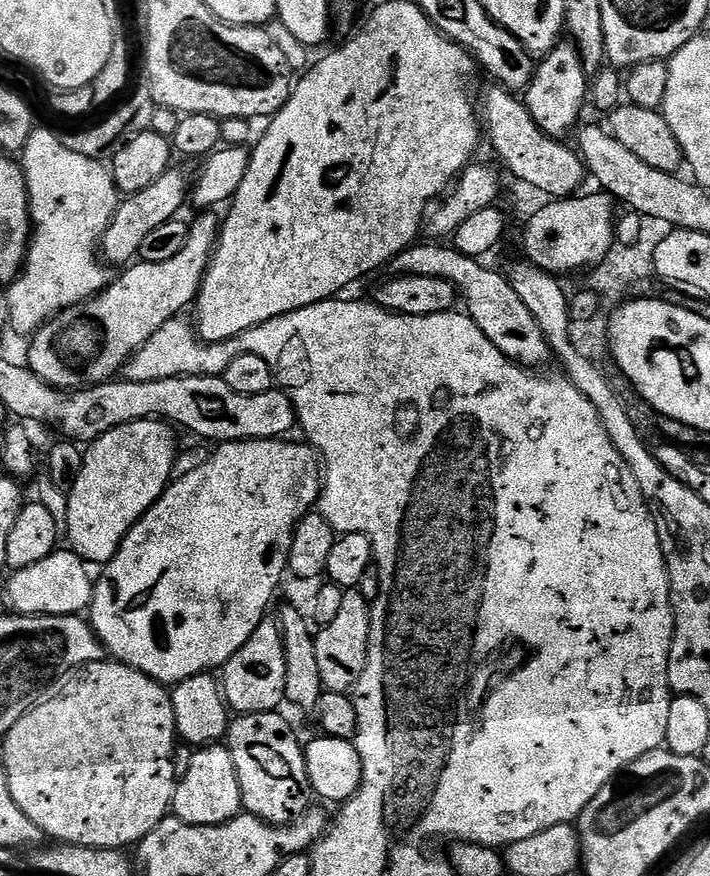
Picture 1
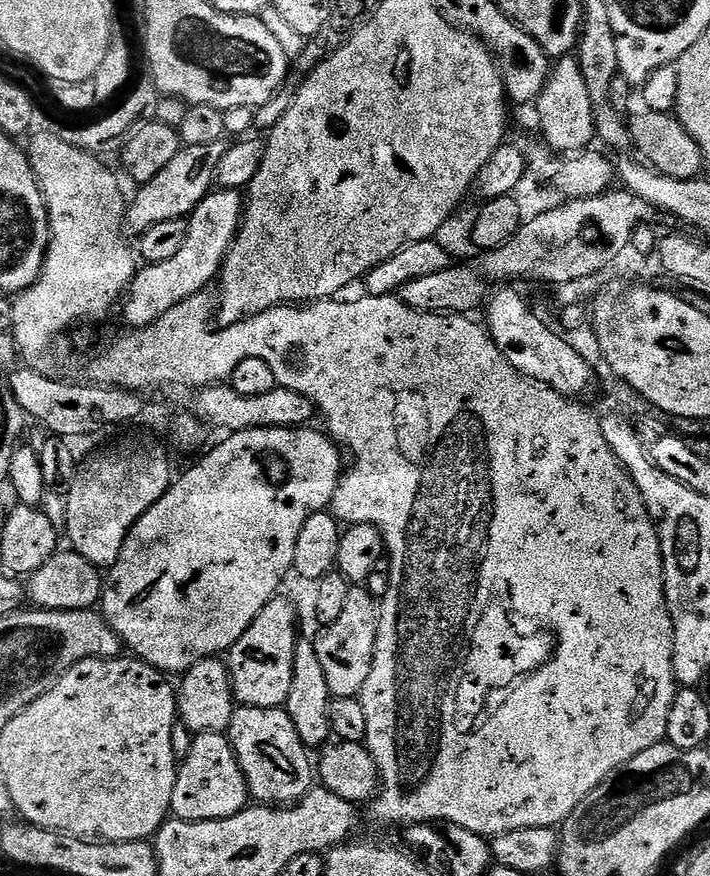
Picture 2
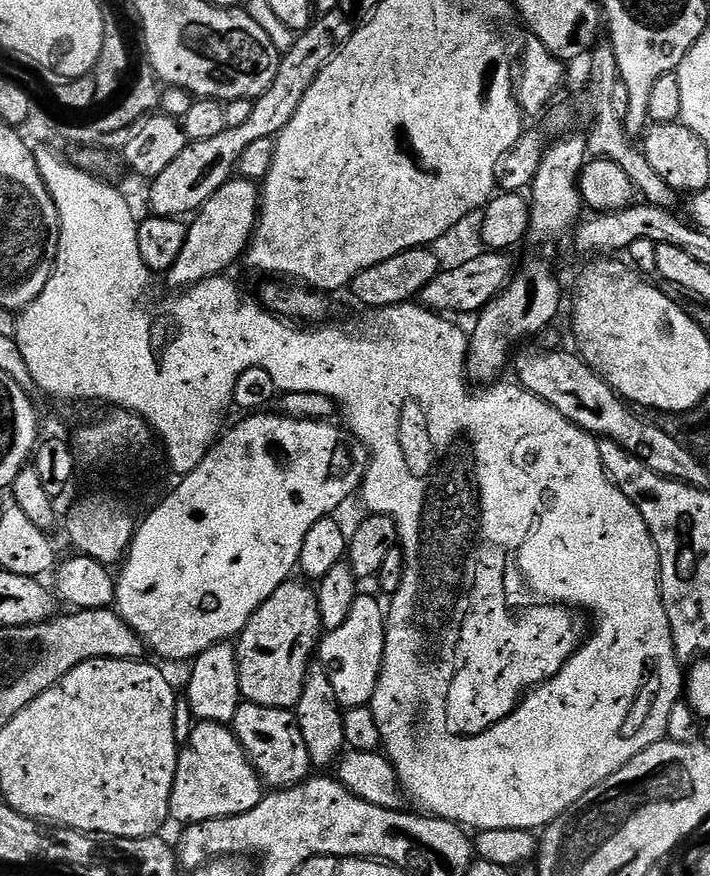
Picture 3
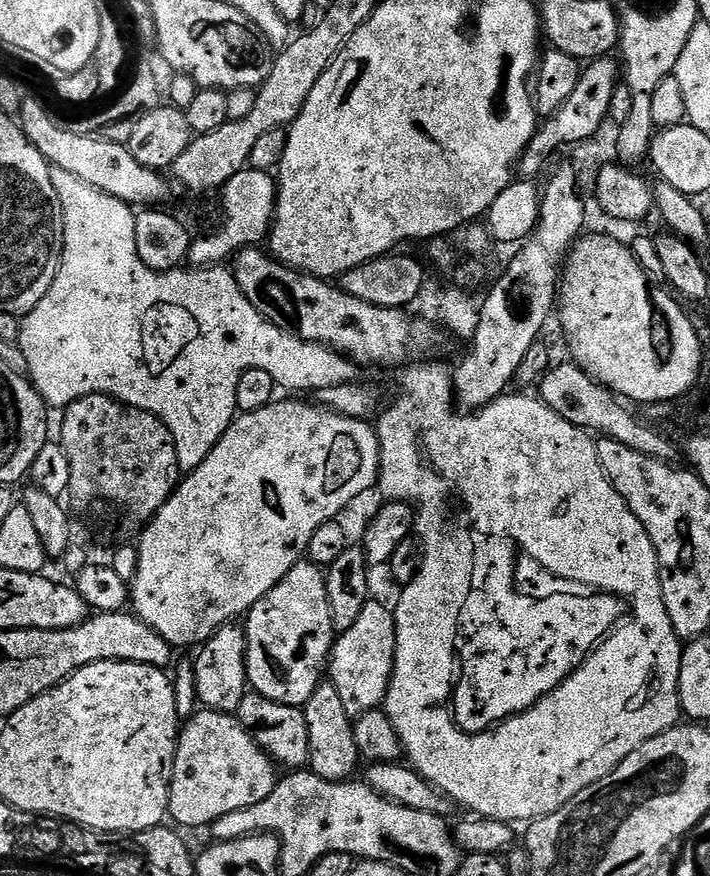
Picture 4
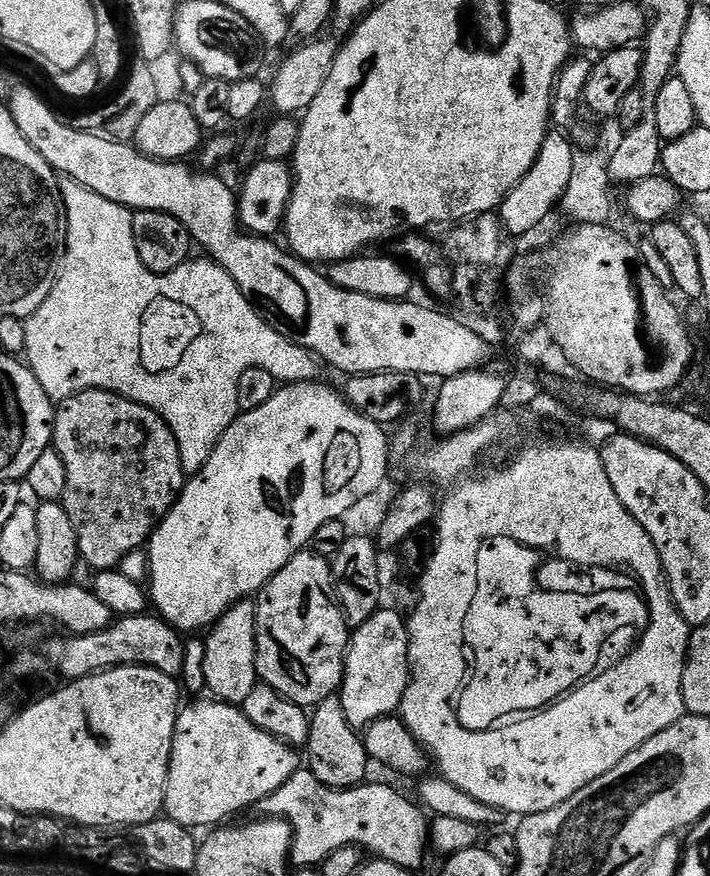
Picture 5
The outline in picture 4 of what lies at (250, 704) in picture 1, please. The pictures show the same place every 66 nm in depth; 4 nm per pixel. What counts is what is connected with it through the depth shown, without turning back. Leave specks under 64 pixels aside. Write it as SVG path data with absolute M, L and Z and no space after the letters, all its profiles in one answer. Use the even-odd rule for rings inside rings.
M301 562L296 564L246 614L246 670L251 691L258 693L262 698L270 698L270 702L282 702L295 708L304 705L314 694L314 690L325 679L328 661L332 654L332 645L336 642L338 629L328 597L328 581L326 572L319 564Z

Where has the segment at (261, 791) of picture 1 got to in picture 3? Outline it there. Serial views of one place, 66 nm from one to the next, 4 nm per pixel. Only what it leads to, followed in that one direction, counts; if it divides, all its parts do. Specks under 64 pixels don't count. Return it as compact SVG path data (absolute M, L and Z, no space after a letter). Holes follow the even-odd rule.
M244 702L234 714L230 727L243 746L244 753L256 767L261 781L269 789L292 788L309 779L313 766L306 750L306 738L302 738L302 730L296 721L295 711Z

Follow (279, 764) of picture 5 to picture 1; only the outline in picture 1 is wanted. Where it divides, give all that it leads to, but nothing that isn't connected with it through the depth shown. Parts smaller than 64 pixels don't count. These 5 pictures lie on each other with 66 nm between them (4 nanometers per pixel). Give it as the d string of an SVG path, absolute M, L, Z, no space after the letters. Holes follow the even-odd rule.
M223 743L195 749L190 771L176 785L171 811L182 822L198 826L224 824L241 815L242 794L238 786L238 770L234 770L234 758Z

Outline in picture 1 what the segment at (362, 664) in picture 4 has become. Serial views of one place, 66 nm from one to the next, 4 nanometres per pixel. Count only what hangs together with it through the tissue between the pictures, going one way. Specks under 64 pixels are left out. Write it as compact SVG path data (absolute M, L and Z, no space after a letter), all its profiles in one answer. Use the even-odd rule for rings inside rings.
M359 588L345 590L338 615L315 633L318 674L322 674L322 682L327 691L351 693L355 689L358 678L362 678L362 670L366 670L371 625L370 601L362 598Z

